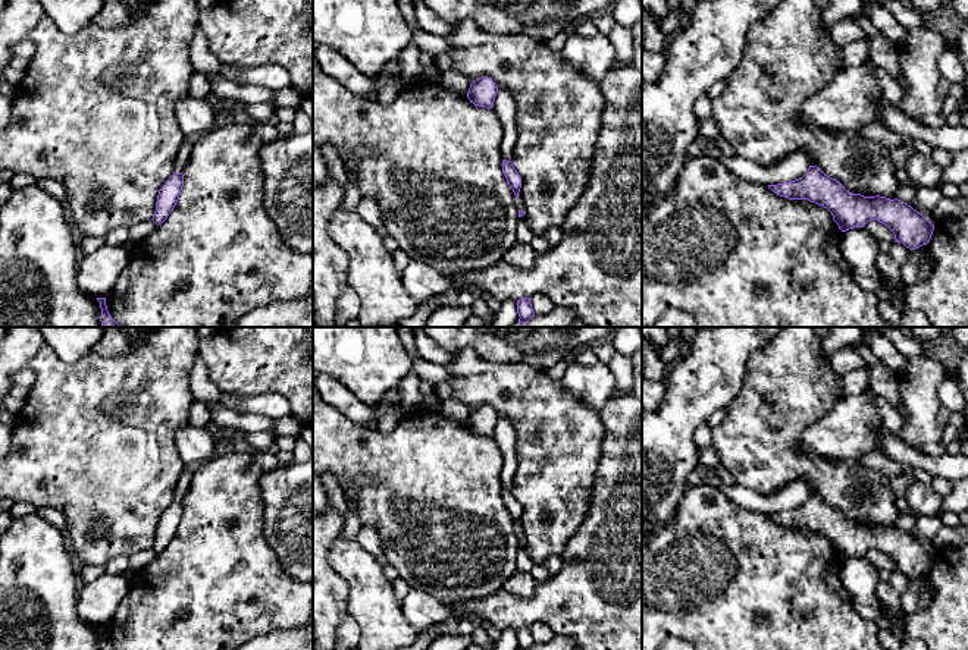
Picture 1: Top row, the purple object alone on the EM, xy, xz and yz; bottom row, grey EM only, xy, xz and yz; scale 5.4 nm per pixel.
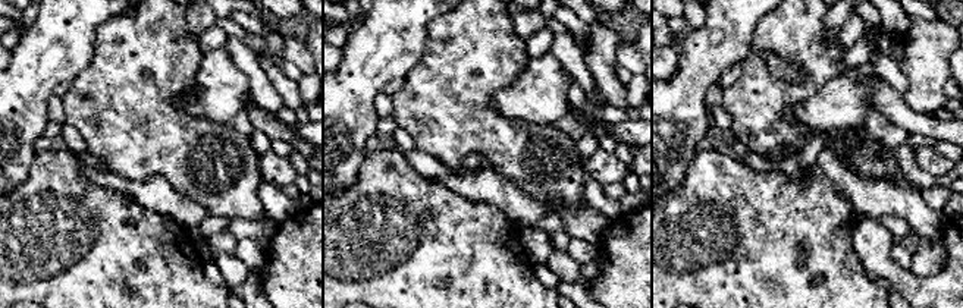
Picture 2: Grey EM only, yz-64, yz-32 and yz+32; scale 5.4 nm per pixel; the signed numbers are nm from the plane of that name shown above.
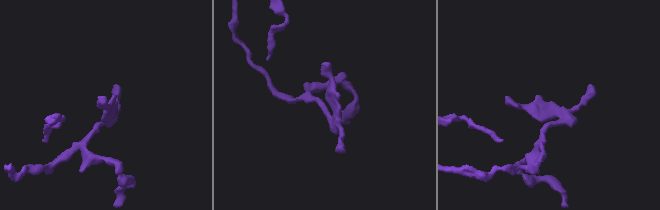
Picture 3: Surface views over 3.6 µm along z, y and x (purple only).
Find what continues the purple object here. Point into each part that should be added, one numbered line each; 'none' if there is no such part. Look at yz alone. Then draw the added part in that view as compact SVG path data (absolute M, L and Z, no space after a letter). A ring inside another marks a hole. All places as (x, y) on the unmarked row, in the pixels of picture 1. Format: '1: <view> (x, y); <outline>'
none

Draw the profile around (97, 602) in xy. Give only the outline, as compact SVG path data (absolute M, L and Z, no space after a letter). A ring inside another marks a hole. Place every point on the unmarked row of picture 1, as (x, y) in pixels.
M103 574L79 590L78 616L90 625L107 627L128 591L129 578Z

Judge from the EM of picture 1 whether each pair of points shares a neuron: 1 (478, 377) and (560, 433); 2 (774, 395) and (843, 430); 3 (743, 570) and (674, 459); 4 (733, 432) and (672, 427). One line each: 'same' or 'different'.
1: same
2: different
3: different
4: different

